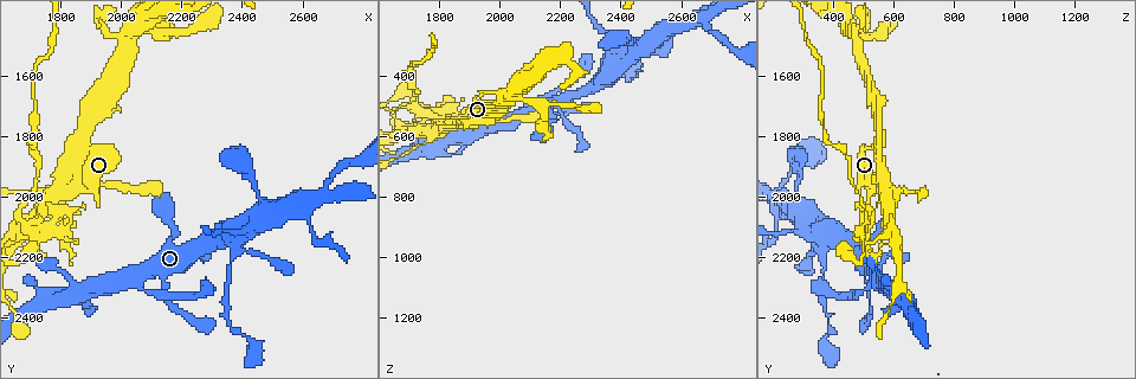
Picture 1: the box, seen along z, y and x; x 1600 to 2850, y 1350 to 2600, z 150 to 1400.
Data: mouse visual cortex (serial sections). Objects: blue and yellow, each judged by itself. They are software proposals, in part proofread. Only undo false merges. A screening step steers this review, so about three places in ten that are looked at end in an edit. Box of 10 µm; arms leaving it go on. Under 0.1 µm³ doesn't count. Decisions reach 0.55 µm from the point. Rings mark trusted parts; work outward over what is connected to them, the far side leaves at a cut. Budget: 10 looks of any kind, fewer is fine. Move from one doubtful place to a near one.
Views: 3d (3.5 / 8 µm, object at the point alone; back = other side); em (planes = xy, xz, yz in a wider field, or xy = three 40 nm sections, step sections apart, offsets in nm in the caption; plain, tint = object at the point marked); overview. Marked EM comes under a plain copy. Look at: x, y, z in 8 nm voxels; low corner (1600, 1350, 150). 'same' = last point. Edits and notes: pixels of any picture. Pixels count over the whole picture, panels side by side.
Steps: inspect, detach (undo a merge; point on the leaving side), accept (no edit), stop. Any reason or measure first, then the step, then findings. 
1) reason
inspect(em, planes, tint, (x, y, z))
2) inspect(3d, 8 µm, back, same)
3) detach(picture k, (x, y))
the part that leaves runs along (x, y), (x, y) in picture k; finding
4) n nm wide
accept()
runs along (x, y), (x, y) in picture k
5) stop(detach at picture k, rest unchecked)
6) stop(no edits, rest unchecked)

arms part here
inspect(3d, 3.5 µm, (2060, 2260, 540))

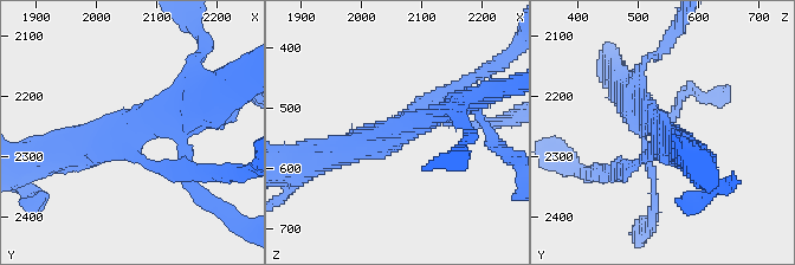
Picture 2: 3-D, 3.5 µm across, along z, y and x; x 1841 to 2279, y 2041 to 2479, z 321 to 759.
3 arms; arms of 150, 300, 400 nm; now the EM
inspect(em, xy, step 3, tint, (2050, 2265, 545))

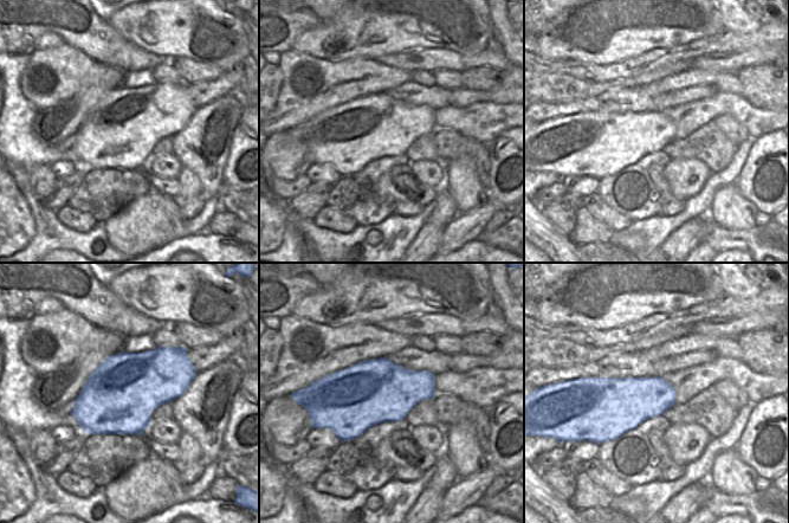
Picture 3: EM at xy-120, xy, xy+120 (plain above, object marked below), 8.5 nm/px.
550 nm wide
accept()
runs along (193, 98), (139, 131), (59, 153) in picture 2; all the same cell

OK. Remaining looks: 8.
sharp bend
inspect(3d, 3.5 µm, (1740, 2190, 530))

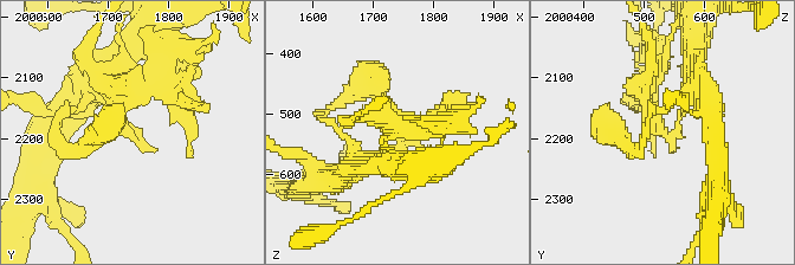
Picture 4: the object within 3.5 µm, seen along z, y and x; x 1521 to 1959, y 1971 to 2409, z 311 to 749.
now the EM
inspect(em, xy, step 1, tint, (1730, 2195, 530))

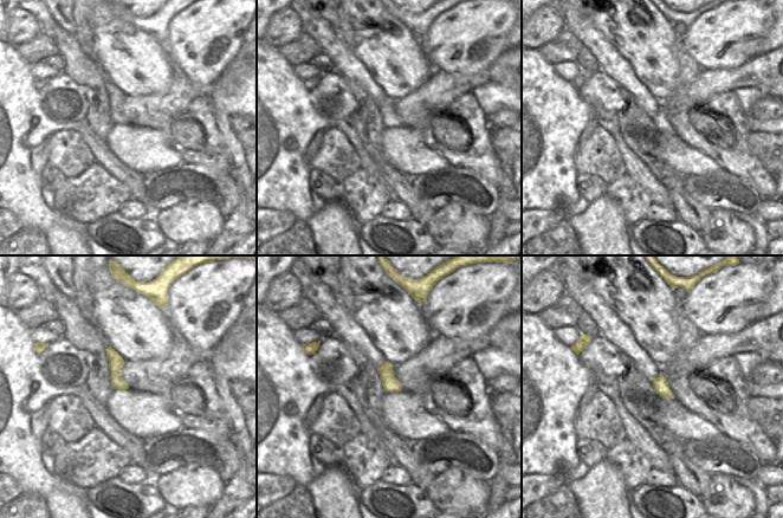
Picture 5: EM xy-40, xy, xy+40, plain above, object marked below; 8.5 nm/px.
detach(picture 4, (129, 105))
a second cell is stuck on

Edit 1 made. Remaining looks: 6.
inspect(overview)

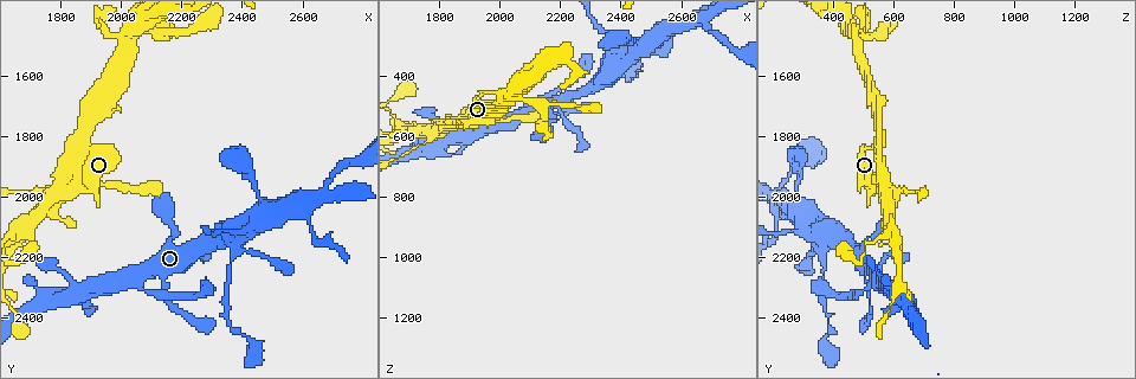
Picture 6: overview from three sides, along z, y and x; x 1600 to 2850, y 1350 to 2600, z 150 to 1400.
sharp bend
inspect(3d, 8 µm, (1700, 1970, 640))

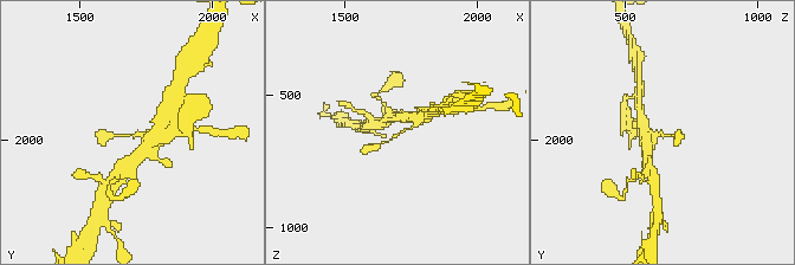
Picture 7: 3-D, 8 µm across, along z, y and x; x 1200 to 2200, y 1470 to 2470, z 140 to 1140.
arms of 150, 350 nm
inspect(em, planes, tint, same)

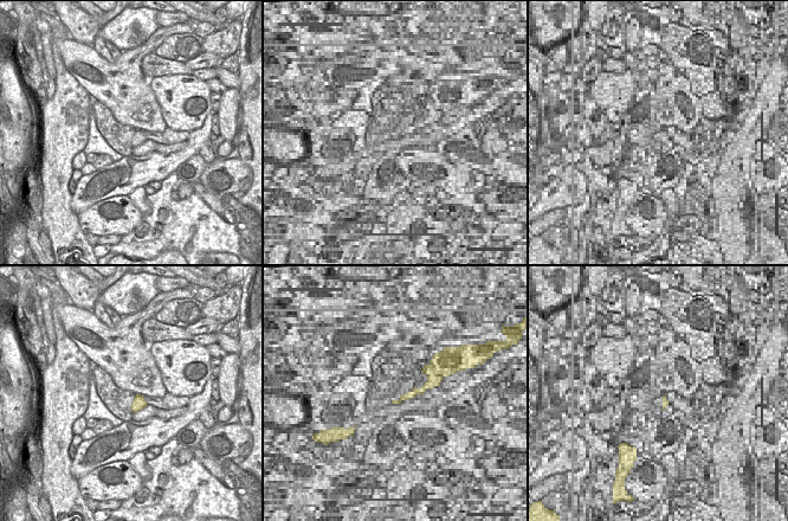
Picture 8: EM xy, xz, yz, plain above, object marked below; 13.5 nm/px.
accept()
runs along (425, 116), (390, 140), (372, 144) in picture 7; one cell here

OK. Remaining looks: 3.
inspect(3d, 3.5 µm, (2040, 1440, 460))

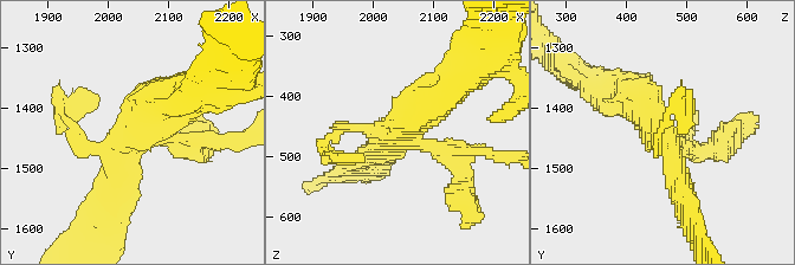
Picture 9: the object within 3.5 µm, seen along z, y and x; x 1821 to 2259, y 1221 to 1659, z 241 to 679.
4 arms; arms of 150, 200, 300, 450 nm
inspect(em, xy, step 2, tint, (2040, 1445, 460))

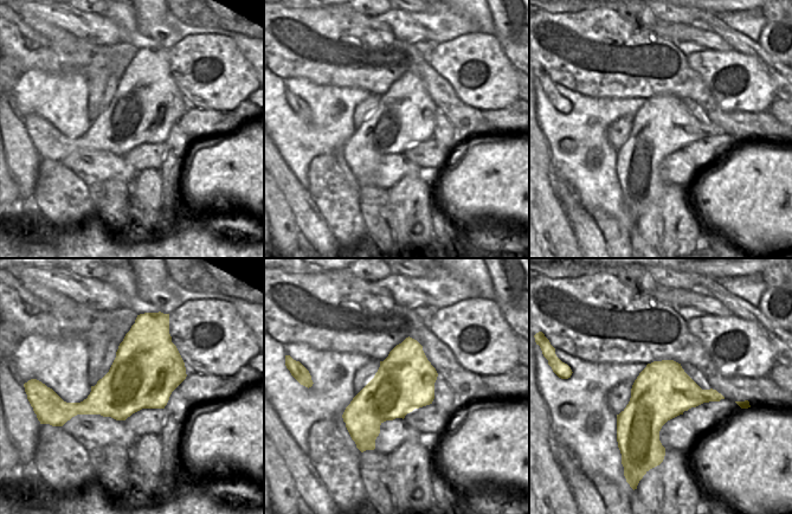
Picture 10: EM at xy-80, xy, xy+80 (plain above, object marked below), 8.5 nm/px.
accept()
runs along (108, 202), (118, 148), (183, 97) in picture 9; one cell here

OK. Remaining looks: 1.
stop(detach at picture 4, rest unchecked)

